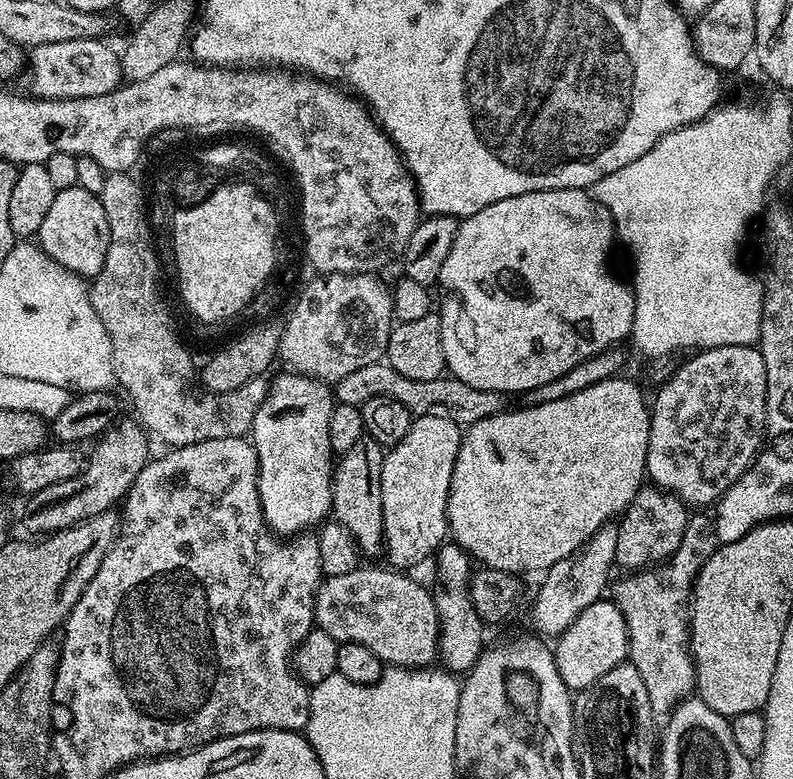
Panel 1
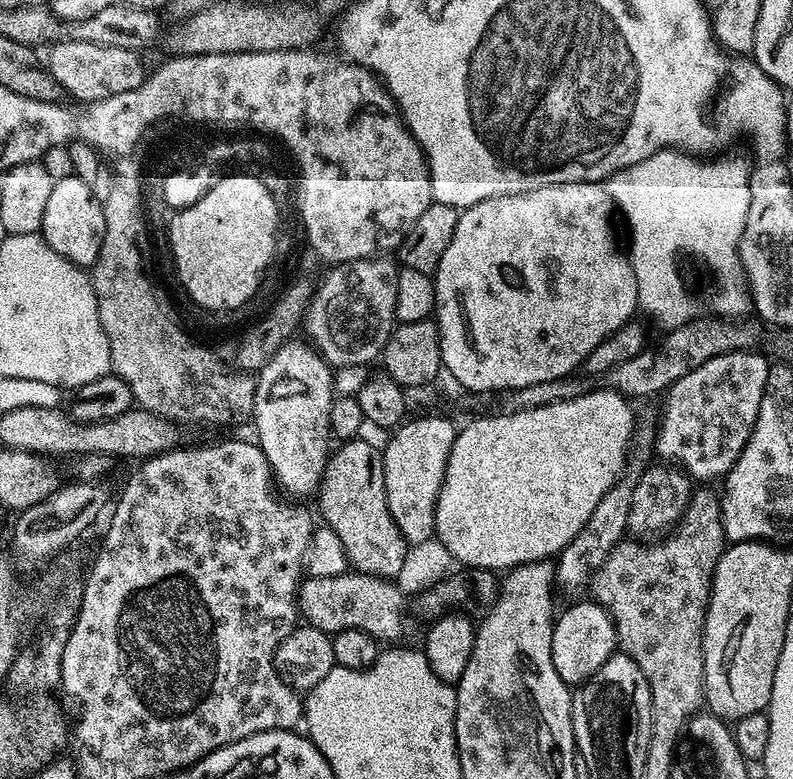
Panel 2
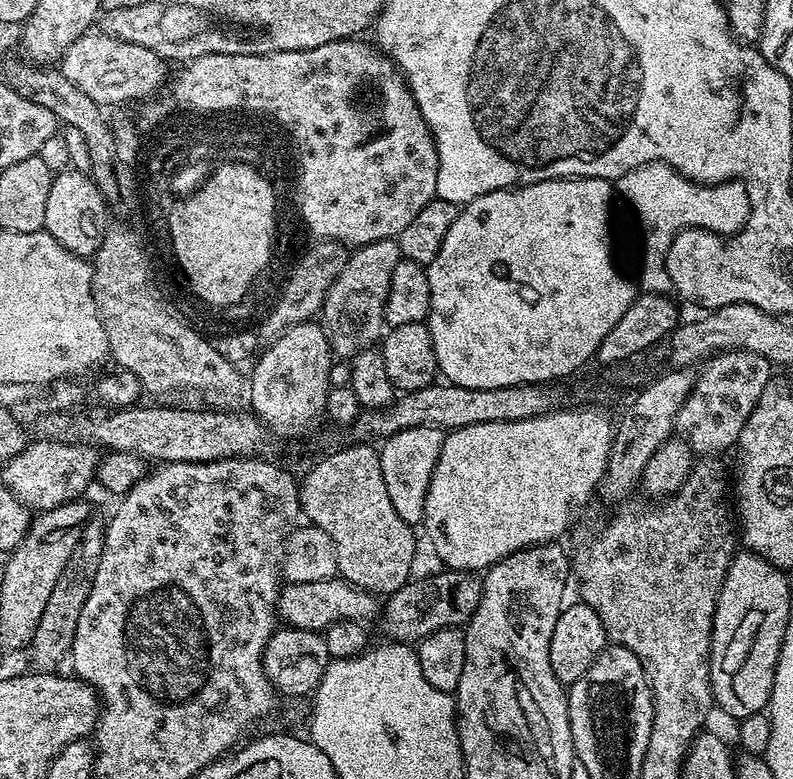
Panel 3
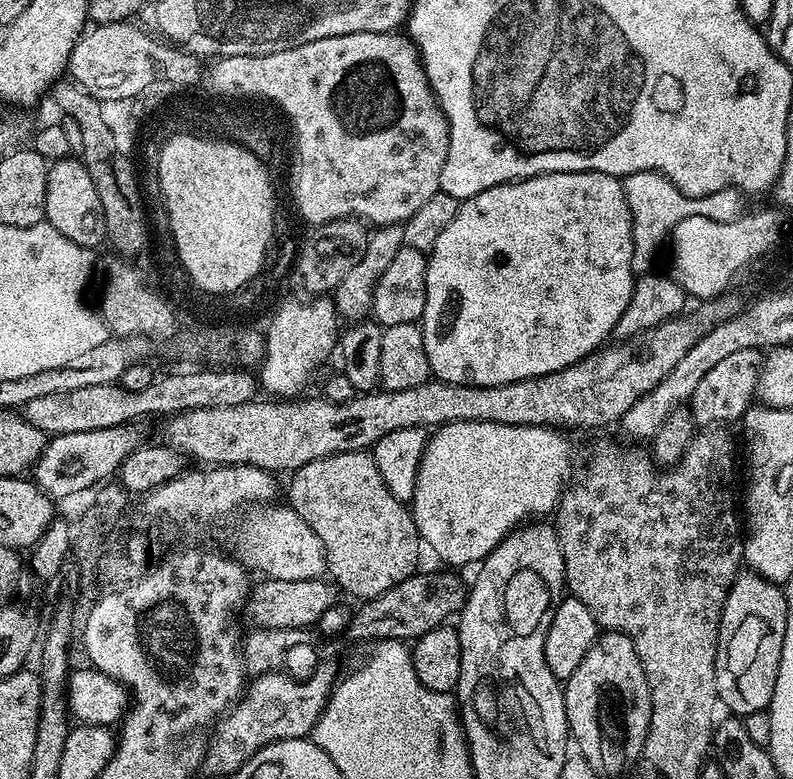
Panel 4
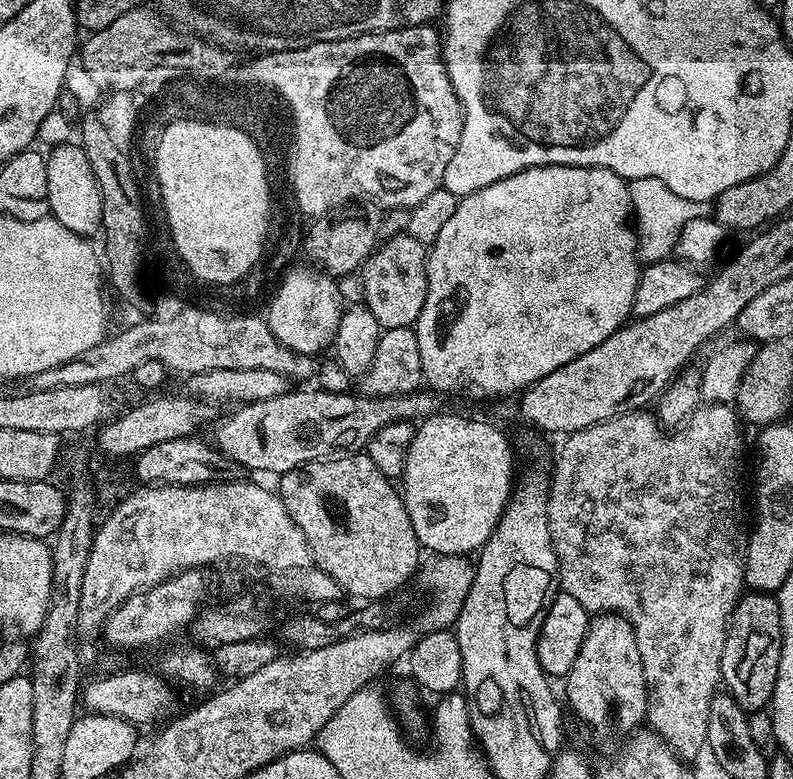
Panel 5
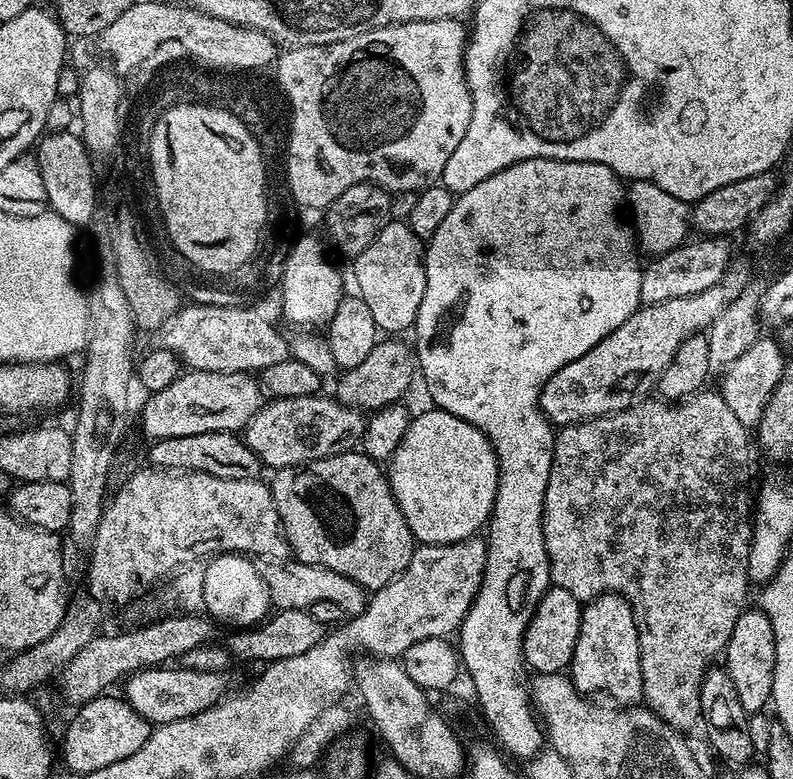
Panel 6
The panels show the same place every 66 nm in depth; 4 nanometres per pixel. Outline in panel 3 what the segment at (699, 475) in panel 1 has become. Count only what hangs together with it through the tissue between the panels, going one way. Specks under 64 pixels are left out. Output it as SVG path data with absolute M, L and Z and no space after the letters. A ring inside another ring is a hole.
M737 350L713 355L699 369L695 386L690 390L686 400L682 402L682 408L678 410L676 415L675 431L681 440L684 440L692 447L693 453L704 458L724 454L720 452L726 451L727 448L729 450L735 449L738 438L742 434L742 426L746 426L746 418L750 418L754 406L758 406L758 398L762 398L762 390L766 390L766 386L769 380L773 379L773 376L774 365L766 358L762 358L753 352Z

